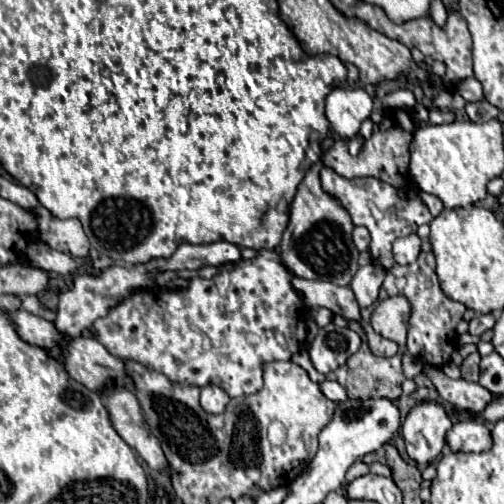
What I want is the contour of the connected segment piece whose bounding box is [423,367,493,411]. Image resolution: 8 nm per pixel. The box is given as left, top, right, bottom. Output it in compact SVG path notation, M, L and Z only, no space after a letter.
M425 367L423 373L431 379L439 397L459 411L483 411L493 399L493 395L479 383L471 383L465 379L453 381L437 367Z

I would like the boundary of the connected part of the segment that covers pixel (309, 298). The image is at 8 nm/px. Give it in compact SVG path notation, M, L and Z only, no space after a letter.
M291 275L291 283L307 307L327 307L349 321L359 321L359 307L355 305L355 295L349 287L339 287L329 281L309 281L297 275Z

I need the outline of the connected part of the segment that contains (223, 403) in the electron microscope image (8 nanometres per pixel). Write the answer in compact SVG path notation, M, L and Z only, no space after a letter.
M209 385L205 389L201 389L201 407L207 411L207 413L221 413L225 411L229 403L229 395L221 389L221 387L215 387L215 385Z

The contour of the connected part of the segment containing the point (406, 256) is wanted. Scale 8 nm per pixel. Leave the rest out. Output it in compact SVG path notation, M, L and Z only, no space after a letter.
M417 235L401 237L393 243L393 259L399 265L409 265L419 257L421 251L421 239Z

